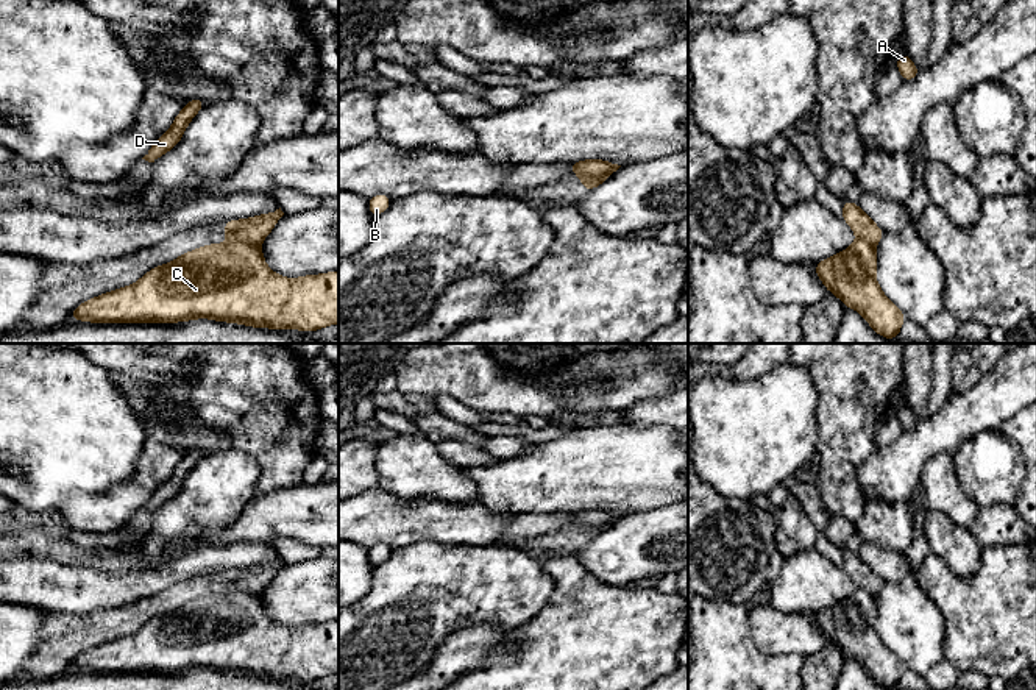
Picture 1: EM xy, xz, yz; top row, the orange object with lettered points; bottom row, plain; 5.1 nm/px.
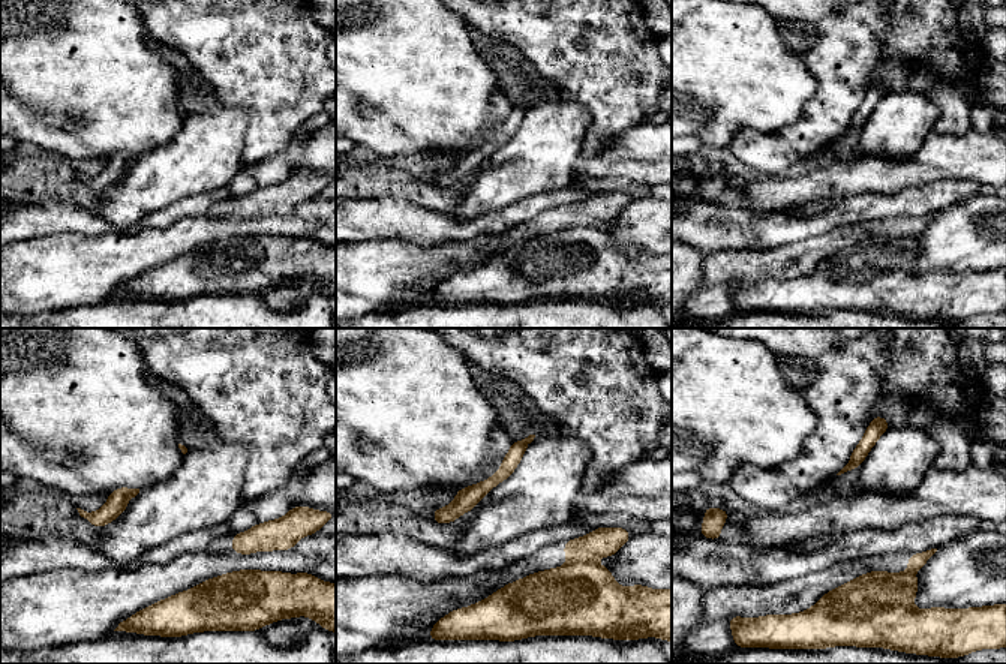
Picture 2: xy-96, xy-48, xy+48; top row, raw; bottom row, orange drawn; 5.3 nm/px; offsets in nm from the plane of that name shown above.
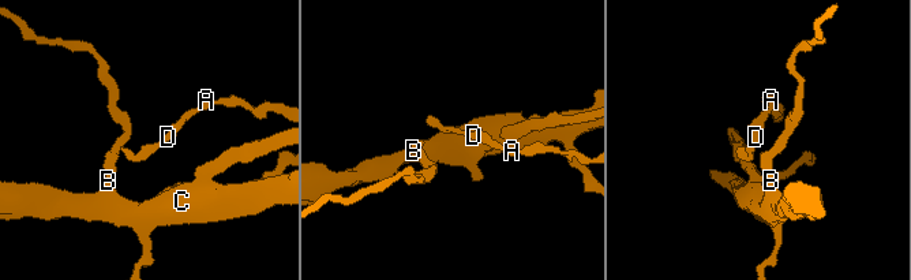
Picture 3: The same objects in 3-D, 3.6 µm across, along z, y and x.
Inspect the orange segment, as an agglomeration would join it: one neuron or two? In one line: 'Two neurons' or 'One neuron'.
Two neurons

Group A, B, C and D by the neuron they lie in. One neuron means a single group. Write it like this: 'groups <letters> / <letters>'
groups A D / B C

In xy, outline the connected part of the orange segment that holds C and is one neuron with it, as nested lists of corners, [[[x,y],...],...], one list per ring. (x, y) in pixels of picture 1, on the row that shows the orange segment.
[[[228,240],[184,253],[169,264],[151,269],[133,286],[90,298],[70,314],[70,320],[92,323],[176,323],[195,318],[212,318],[254,328],[317,331],[339,323],[339,272],[289,279],[268,269],[261,244]]]

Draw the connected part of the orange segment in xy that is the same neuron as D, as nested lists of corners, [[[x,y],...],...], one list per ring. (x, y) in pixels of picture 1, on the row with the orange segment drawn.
[[[192,98],[187,101],[187,105],[179,111],[179,114],[175,117],[170,130],[164,133],[147,151],[147,155],[142,158],[148,162],[154,162],[158,158],[161,158],[164,153],[176,147],[189,125],[189,122],[197,116],[197,112],[206,105],[206,100],[203,98]]]

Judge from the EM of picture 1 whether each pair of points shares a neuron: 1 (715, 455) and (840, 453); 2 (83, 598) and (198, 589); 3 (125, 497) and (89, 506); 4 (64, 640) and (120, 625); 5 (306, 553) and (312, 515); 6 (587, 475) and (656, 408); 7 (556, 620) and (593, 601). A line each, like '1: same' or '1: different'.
1: different
2: different
3: same
4: same
5: different
6: different
7: same

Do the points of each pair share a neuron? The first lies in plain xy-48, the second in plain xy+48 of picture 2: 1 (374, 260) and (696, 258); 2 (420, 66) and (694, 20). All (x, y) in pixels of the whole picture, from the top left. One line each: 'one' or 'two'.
1: one
2: one

